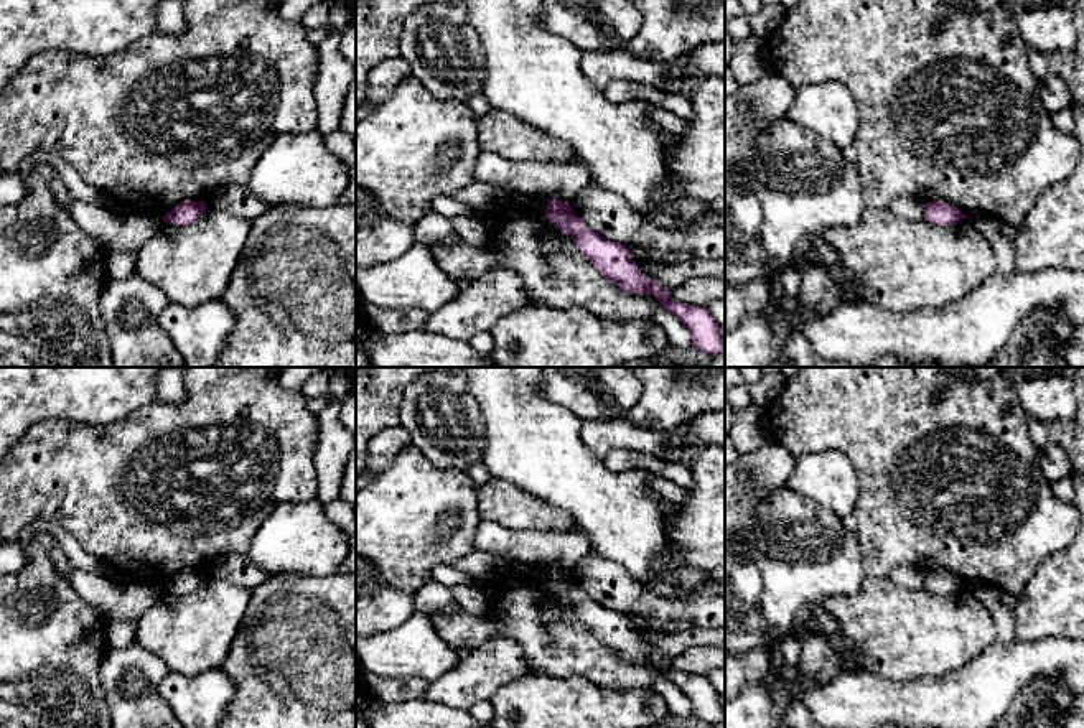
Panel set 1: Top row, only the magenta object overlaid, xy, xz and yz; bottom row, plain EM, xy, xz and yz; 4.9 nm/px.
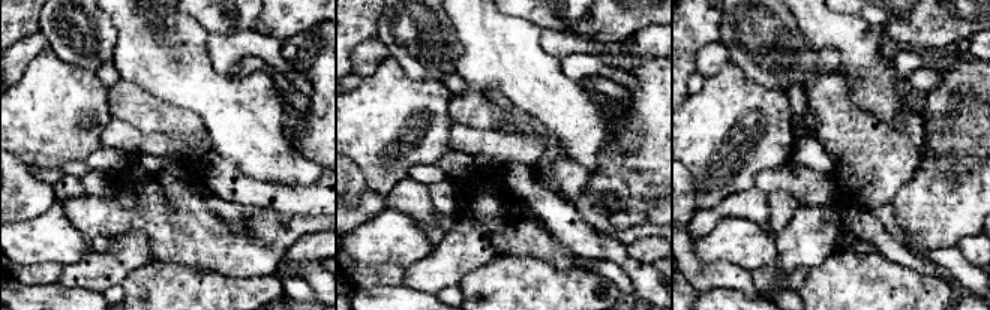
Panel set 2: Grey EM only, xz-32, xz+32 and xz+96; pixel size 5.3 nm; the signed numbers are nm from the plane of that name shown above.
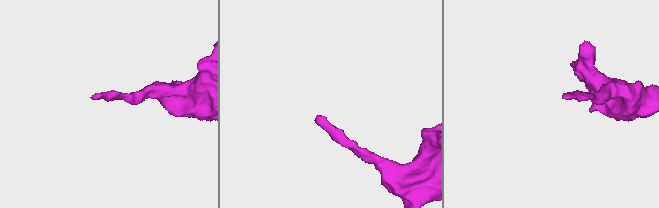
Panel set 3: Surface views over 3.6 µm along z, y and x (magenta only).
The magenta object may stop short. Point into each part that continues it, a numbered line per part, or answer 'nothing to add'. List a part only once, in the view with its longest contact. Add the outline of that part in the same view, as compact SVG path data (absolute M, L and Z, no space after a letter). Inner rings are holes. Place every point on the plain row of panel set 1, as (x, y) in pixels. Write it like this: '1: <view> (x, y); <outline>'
nothing to add

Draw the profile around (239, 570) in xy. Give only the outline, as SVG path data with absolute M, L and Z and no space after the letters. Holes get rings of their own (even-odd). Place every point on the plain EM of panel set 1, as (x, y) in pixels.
M227 555L204 568L209 578L221 578L241 588L254 590L264 583L270 573L252 563L247 555Z

